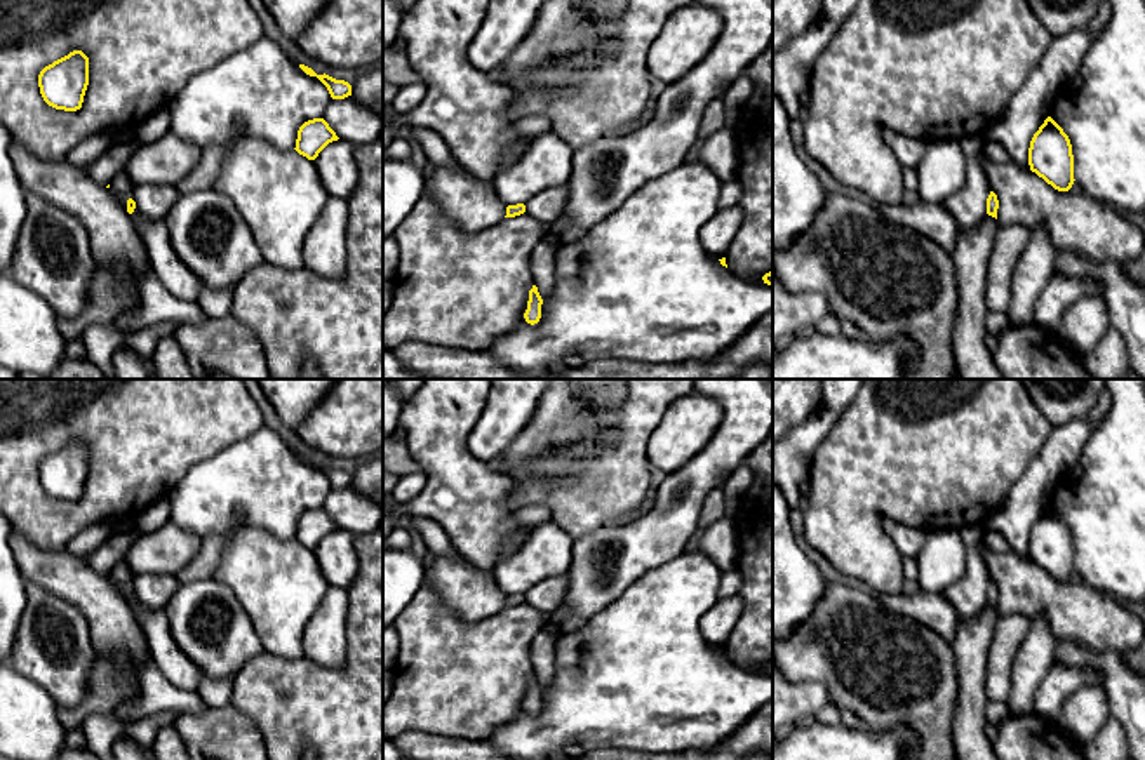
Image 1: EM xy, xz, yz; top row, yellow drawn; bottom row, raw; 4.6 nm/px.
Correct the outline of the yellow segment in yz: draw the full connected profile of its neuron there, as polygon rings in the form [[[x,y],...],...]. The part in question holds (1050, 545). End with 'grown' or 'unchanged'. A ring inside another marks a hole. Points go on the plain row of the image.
[[[1051,506],[1044,510],[1030,530],[1028,555],[1058,581],[1068,581],[1075,570],[1070,529]]]; unchanged

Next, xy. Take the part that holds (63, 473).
[[[73,440],[54,450],[38,464],[40,483],[56,499],[80,499],[87,475],[89,447],[82,440]]]; unchanged

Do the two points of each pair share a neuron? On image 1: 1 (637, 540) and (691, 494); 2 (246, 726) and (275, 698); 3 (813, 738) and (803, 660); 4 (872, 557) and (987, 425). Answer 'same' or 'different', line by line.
1: same
2: different
3: different
4: same

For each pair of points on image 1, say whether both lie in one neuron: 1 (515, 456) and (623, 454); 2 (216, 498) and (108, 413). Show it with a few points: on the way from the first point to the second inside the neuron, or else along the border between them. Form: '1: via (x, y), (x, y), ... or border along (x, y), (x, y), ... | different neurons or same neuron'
1: border along (559, 456), (547, 461), (536, 472), (521, 475) | different neurons
2: border along (220, 451), (197, 461), (167, 494) | different neurons

